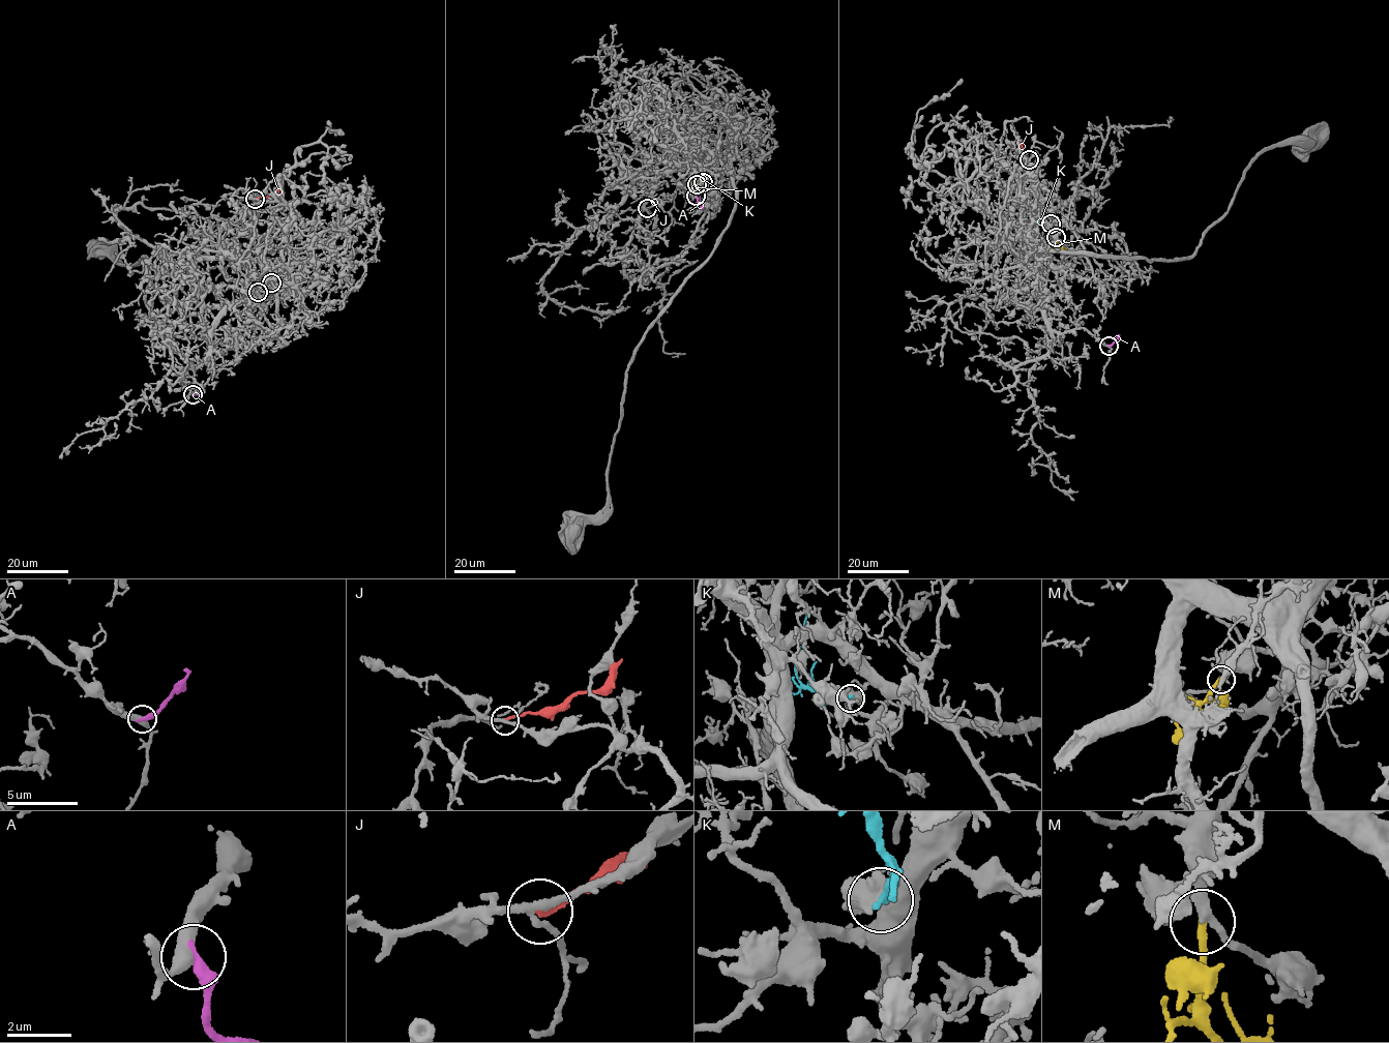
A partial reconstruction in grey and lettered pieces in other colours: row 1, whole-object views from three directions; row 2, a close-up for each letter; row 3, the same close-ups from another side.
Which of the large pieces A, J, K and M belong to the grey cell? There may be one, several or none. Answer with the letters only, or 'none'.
M

